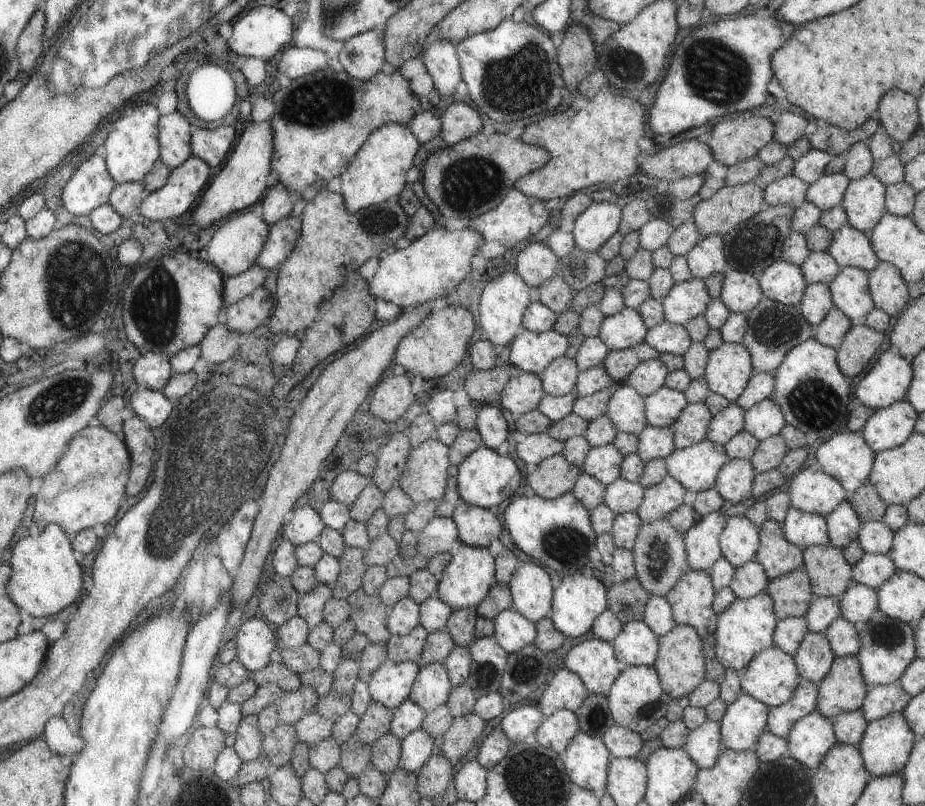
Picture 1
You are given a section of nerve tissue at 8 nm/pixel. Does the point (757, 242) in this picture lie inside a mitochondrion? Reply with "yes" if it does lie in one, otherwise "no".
yes

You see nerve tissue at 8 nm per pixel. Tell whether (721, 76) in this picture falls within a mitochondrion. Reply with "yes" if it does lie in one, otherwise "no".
yes

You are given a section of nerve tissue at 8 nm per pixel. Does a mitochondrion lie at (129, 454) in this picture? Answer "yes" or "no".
no

